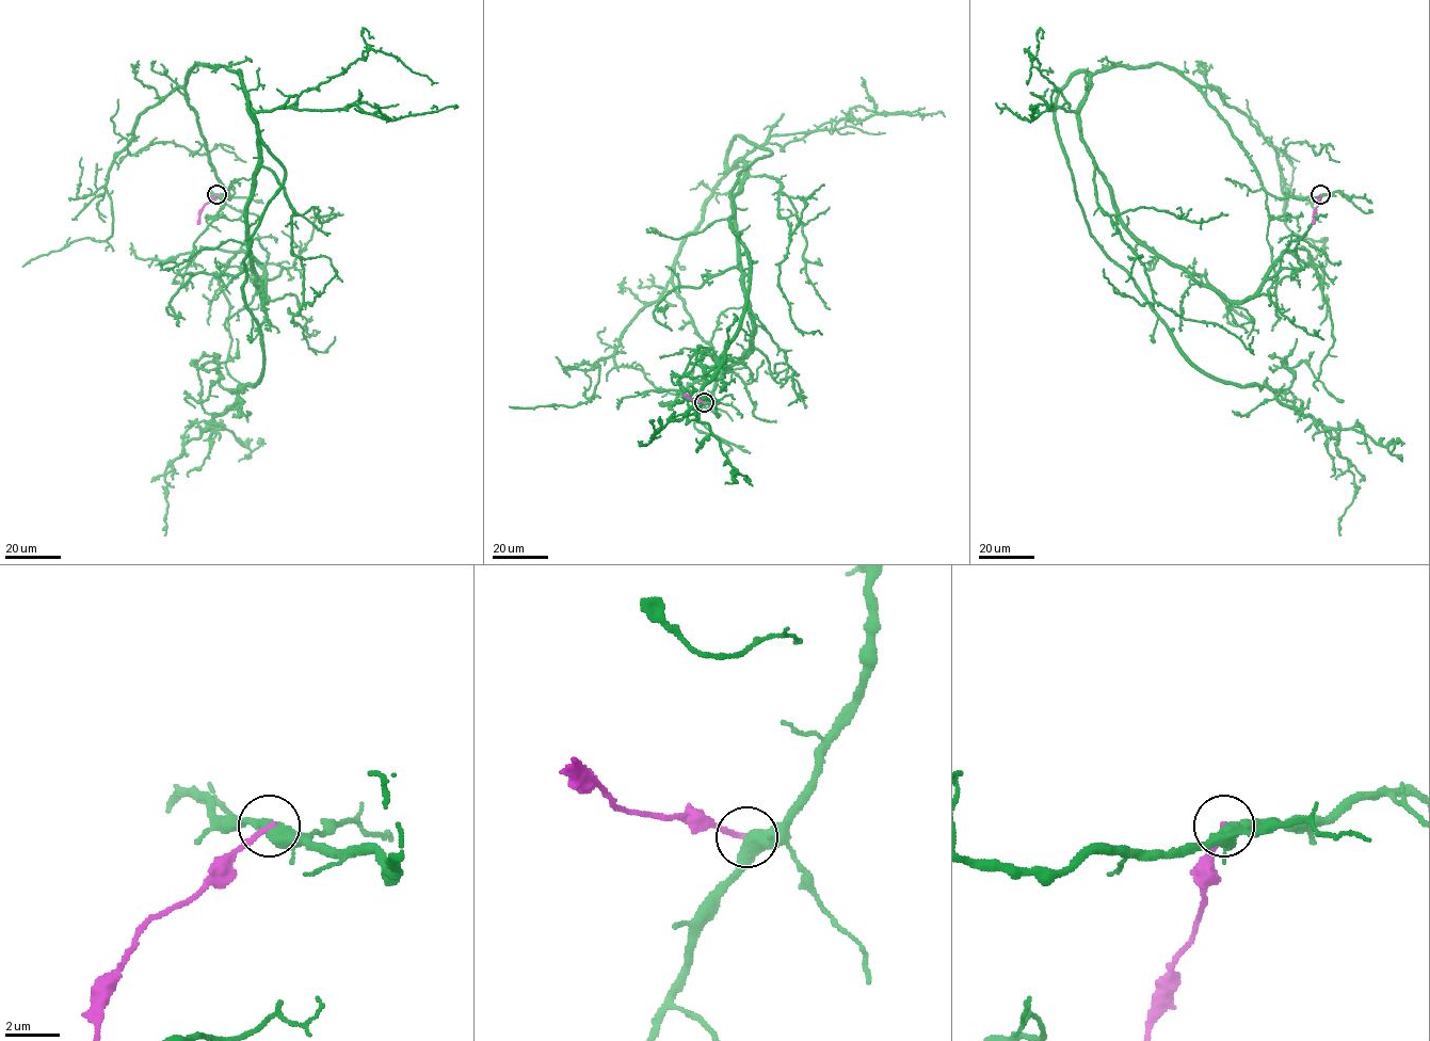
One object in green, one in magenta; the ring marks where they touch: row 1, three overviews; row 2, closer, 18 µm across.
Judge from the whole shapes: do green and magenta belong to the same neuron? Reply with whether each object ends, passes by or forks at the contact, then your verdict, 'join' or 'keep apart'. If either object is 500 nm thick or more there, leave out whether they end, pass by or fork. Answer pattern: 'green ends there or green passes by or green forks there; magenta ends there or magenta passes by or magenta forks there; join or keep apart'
keep apart

